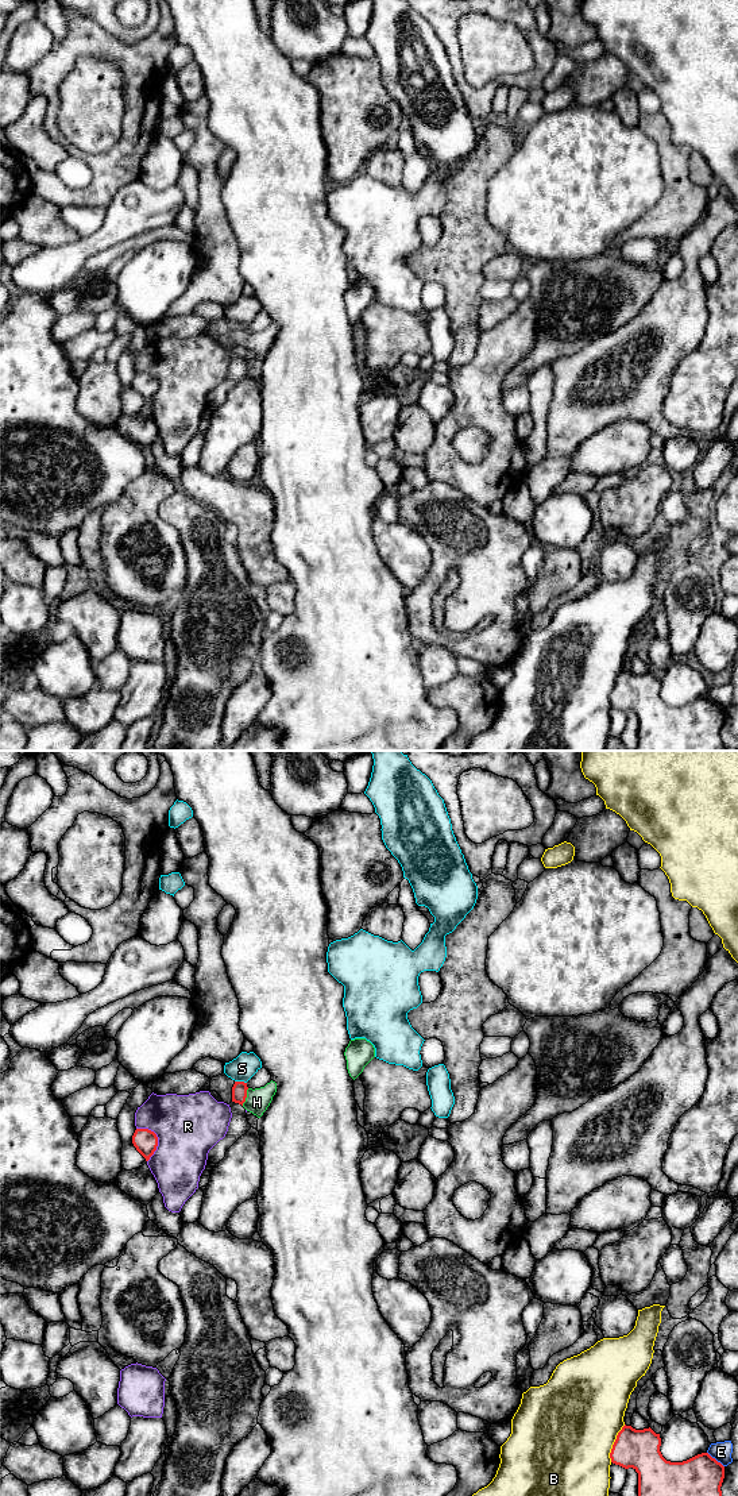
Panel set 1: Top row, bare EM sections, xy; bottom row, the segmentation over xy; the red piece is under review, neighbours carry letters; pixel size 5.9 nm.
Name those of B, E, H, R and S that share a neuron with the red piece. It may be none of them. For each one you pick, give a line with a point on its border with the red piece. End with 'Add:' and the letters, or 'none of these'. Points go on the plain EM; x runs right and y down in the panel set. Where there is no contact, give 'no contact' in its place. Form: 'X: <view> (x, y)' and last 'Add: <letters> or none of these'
H: xy (246, 340)
Add: H

